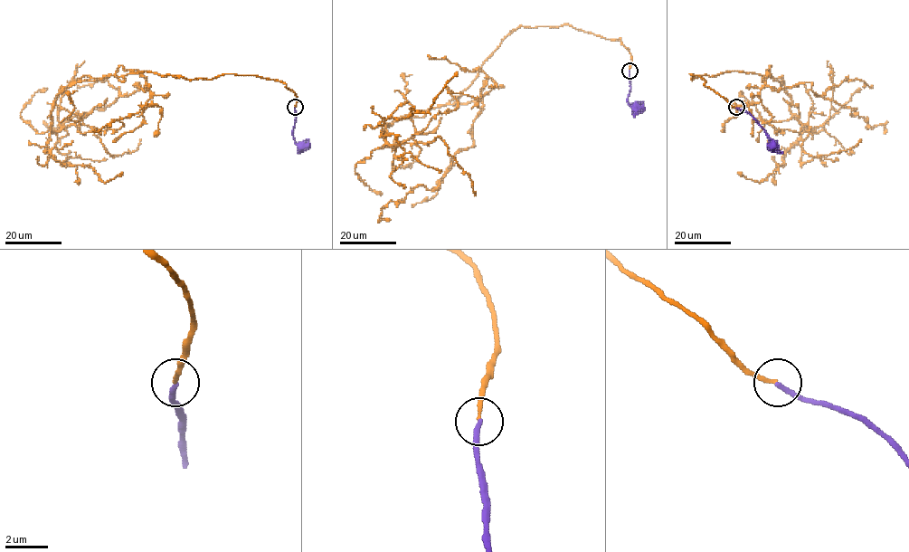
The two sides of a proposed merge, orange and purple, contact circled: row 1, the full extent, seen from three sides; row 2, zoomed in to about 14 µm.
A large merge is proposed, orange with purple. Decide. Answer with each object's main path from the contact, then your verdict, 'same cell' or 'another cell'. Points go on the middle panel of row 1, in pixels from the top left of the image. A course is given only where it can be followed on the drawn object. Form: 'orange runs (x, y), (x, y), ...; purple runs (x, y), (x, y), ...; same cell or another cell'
orange runs (629, 70), (620, 39), (566, 23), (520, 25), (452, 104), (385, 125), (389, 145), (440, 137), (476, 195); purple runs (629, 71), (628, 101), (630, 105), (638, 103), (638, 107); another cell

